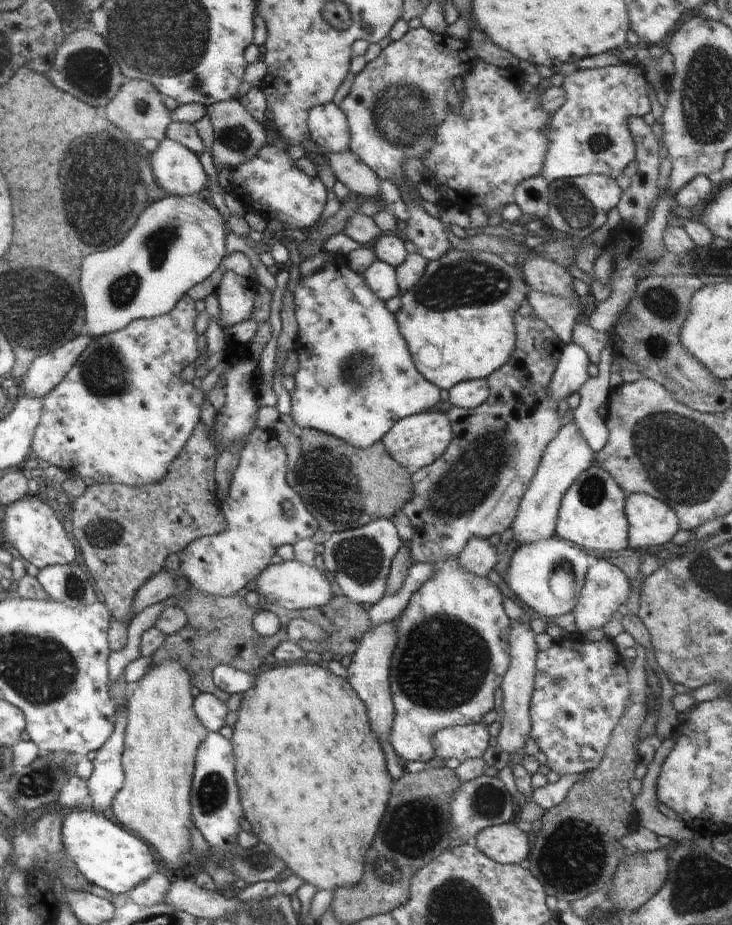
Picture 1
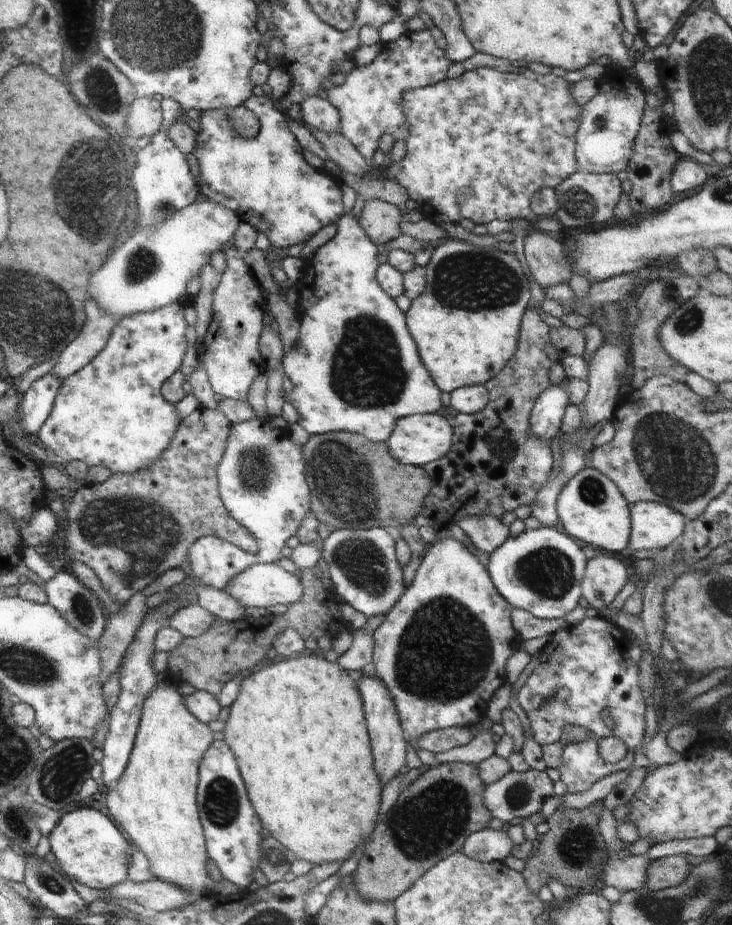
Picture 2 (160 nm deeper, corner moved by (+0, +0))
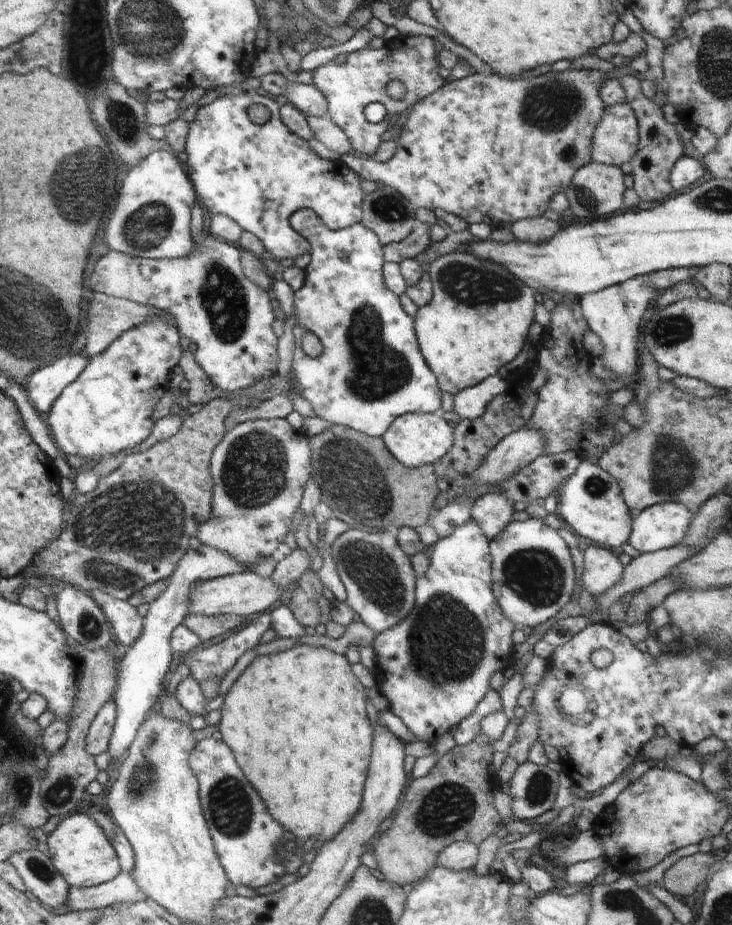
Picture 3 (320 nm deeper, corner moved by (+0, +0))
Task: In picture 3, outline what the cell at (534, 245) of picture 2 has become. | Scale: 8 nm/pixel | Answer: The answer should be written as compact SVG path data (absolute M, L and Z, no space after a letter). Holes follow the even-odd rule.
M544 215L541 217L523 218L509 225L516 239L531 243L549 241L562 227L559 221L548 219Z

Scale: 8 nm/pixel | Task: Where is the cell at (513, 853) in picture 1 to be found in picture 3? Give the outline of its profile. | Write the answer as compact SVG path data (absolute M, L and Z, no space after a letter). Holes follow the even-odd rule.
M468 841L449 844L438 853L436 866L451 871L470 871L474 869L478 856L478 846Z

